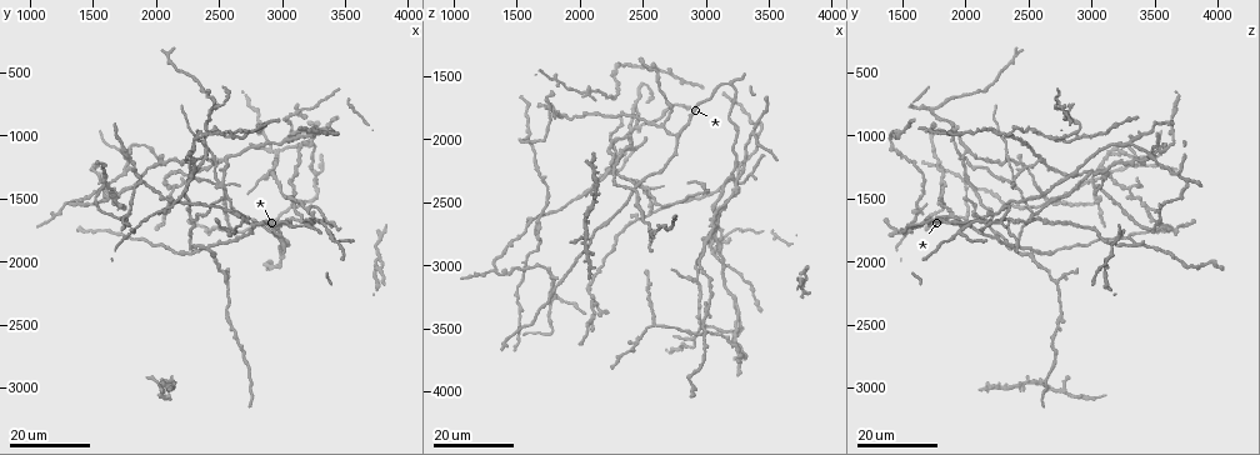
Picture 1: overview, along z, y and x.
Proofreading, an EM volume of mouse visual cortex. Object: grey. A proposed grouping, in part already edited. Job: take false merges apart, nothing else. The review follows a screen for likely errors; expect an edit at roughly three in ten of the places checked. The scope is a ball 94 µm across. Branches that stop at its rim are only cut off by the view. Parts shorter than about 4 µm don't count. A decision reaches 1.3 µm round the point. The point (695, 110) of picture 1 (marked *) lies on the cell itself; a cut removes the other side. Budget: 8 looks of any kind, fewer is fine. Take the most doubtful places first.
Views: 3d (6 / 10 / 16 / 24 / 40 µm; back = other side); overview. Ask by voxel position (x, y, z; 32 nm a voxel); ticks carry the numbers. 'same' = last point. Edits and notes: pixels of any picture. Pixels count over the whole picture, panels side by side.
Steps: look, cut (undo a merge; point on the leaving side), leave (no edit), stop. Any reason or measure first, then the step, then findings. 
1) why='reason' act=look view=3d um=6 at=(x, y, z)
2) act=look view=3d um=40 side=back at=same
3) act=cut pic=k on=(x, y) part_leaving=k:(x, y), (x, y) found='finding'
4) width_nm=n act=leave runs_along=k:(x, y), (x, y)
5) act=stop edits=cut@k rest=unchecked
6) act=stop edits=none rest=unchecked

why='looks like a crossing' act=look view=3d um=16 at=(2540, 1400, 2400)

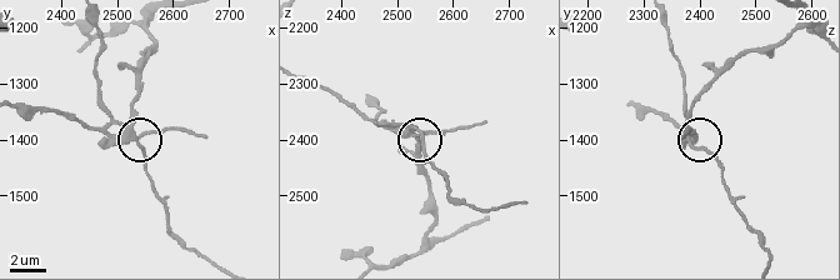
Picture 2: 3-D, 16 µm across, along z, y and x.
act=look view=3d um=6 at=(2525, 1380, 2380)

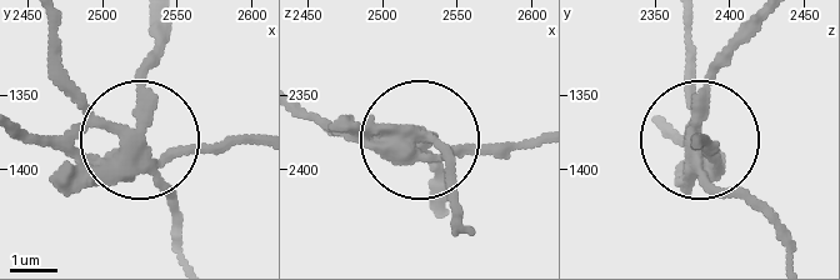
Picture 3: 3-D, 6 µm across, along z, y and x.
act=look view=3d um=6 side=back at=(2524, 1378, 2374)

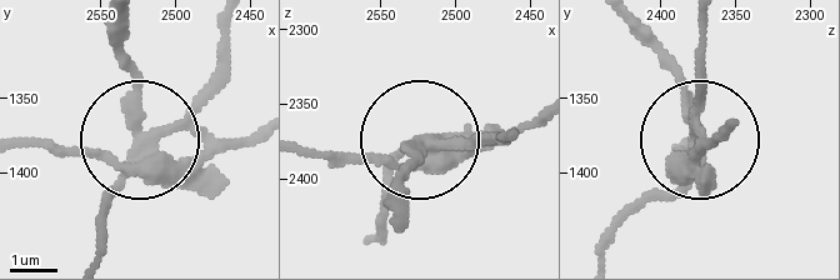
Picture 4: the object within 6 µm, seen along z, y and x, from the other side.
act=cut pic=4 on=(104, 199) found='a second cell is stuck on'

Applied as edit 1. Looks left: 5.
act=look view=overview

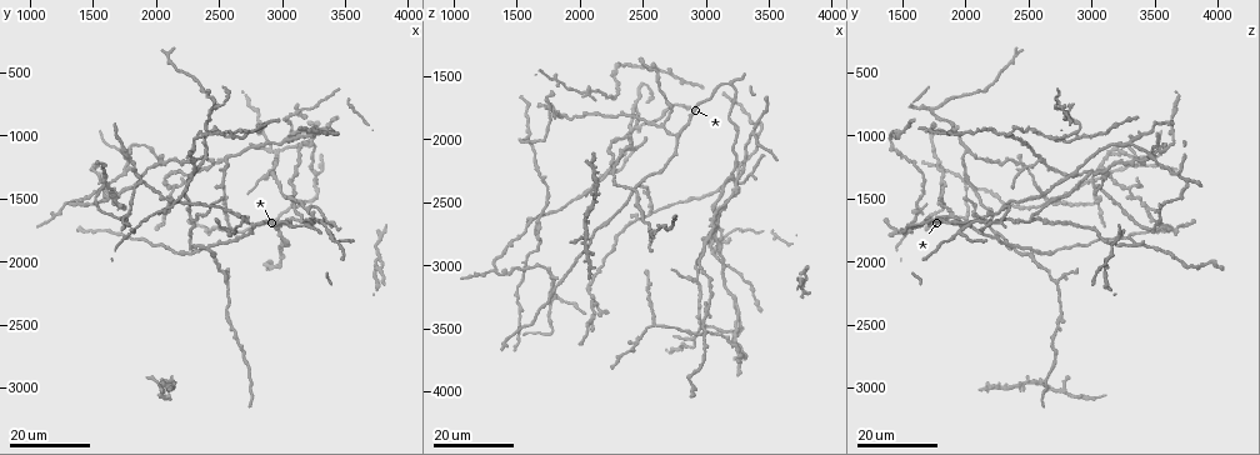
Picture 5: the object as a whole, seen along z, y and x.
why='three arms meet' act=look view=3d um=16 at=(1580, 1360, 2000)

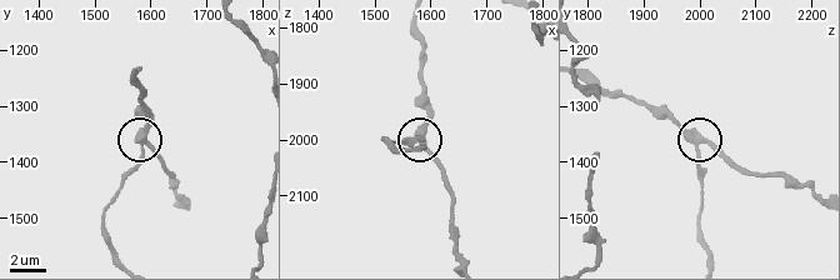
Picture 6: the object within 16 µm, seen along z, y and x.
act=look view=3d um=6 at=(1580, 1375, 2000)

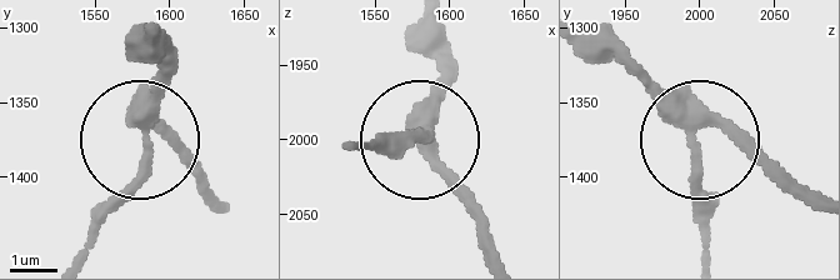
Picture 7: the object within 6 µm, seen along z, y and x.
act=leave runs_along=7:(810, 205), (726, 141), (690, 129), (599, 38) found='all the same cell'

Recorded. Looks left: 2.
why='a fork' act=look view=3d um=16 at=(2920, 1280, 3120)

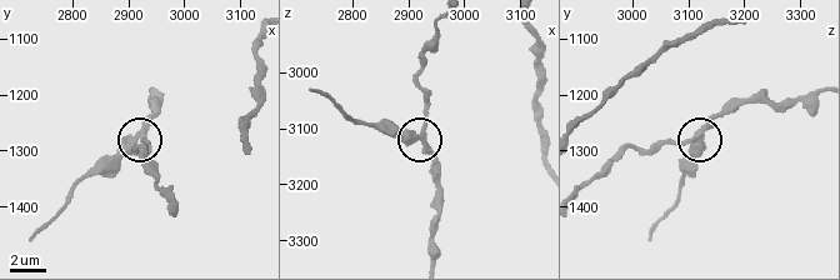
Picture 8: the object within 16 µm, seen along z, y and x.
act=look view=3d um=10 at=(2920, 1280, 3110)

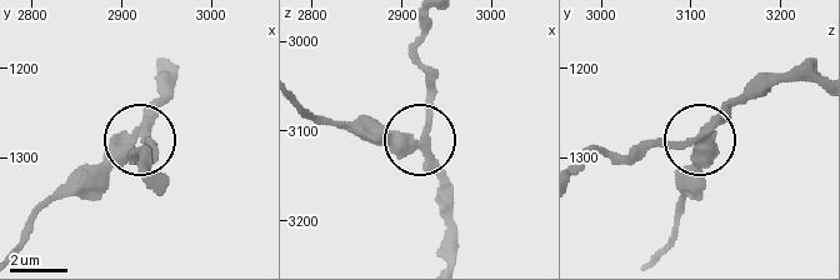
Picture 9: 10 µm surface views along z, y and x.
width_nm=350 act=cut pic=9 on=(111, 163) part_leaving=9:(135, 135), (73, 175), (45, 204), (23, 248) found='two cells meet here'

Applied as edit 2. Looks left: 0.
act=stop edits=cut@4,cut@9 rest=unchecked

